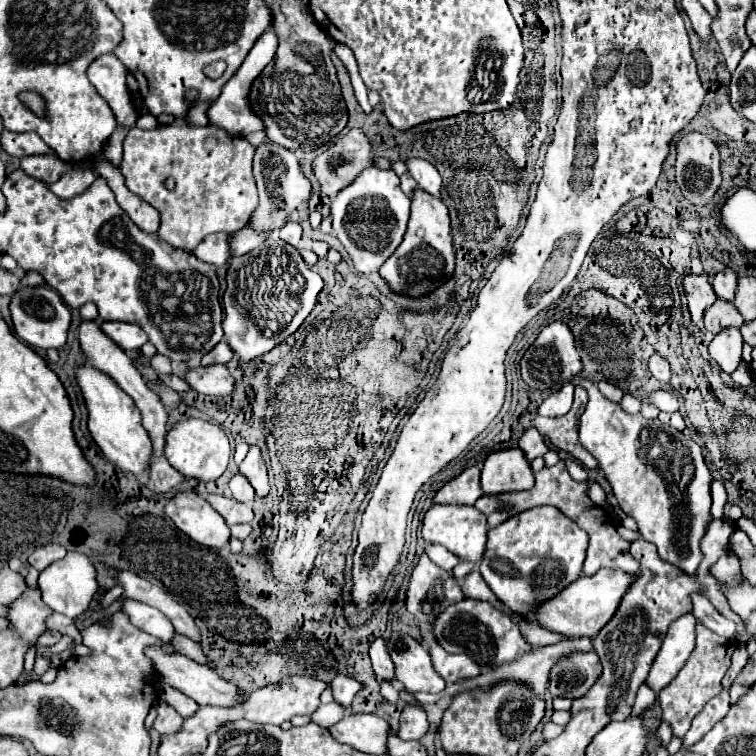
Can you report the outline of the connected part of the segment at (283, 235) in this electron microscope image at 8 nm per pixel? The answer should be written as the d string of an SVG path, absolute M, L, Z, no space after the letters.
M287 222L281 230L279 230L279 238L285 240L291 246L297 246L299 238L301 238L301 224L299 222Z

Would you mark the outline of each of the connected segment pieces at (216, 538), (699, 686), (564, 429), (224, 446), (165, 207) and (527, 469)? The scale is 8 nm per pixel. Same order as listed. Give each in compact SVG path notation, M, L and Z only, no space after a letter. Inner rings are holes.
M179 492L175 498L171 498L165 506L167 516L183 530L191 540L205 548L225 548L229 546L231 530L211 510L211 504L197 496L195 492Z
M697 622L697 646L695 646L695 650L691 652L687 664L677 674L677 678L659 692L659 702L661 702L661 708L663 708L663 720L671 724L675 736L683 738L685 732L689 730L691 720L695 718L695 714L699 714L703 710L703 706L715 694L721 692L721 678L725 676L725 672L731 666L733 650L735 650L733 640L719 638L715 632L707 630L701 622Z
M577 386L575 388L575 402L569 414L561 418L539 418L537 420L537 430L549 438L549 442L559 448L569 452L575 460L579 460L585 468L597 470L599 464L595 458L589 454L589 450L583 450L583 444L579 442L579 418L585 410L587 404L587 390Z
M189 418L189 420L181 420L177 422L167 438L165 438L165 456L169 460L169 464L179 470L183 476L187 478L199 478L199 480L215 480L219 478L229 462L229 440L225 436L225 432L207 422L207 420L197 420L197 418Z
M183 118L175 120L169 126L159 126L157 130L139 130L133 126L123 140L123 160L119 164L121 174L125 176L125 184L131 192L141 196L145 202L155 206L161 214L159 238L169 242L175 248L183 248L187 252L195 250L195 246L207 236L215 232L235 232L243 228L257 206L257 186L251 174L255 146L251 146L241 136L227 134L215 126L189 128ZM171 176L175 178L175 190L167 190L163 180Z
M519 448L491 452L483 462L481 486L485 494L529 490L533 482L531 464Z

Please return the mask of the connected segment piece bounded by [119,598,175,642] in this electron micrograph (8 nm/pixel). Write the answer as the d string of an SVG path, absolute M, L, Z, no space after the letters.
M119 598L119 600L121 600L121 612L129 616L131 624L135 624L139 630L143 630L163 642L171 642L175 628L159 610L143 604L143 602L137 602L137 600L129 600L129 598Z

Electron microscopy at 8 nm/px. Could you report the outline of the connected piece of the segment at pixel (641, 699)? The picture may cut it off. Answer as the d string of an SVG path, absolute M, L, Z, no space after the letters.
M643 683L637 692L636 700L630 716L637 716L644 708L646 708L648 705L651 705L655 700L655 693L645 683Z

